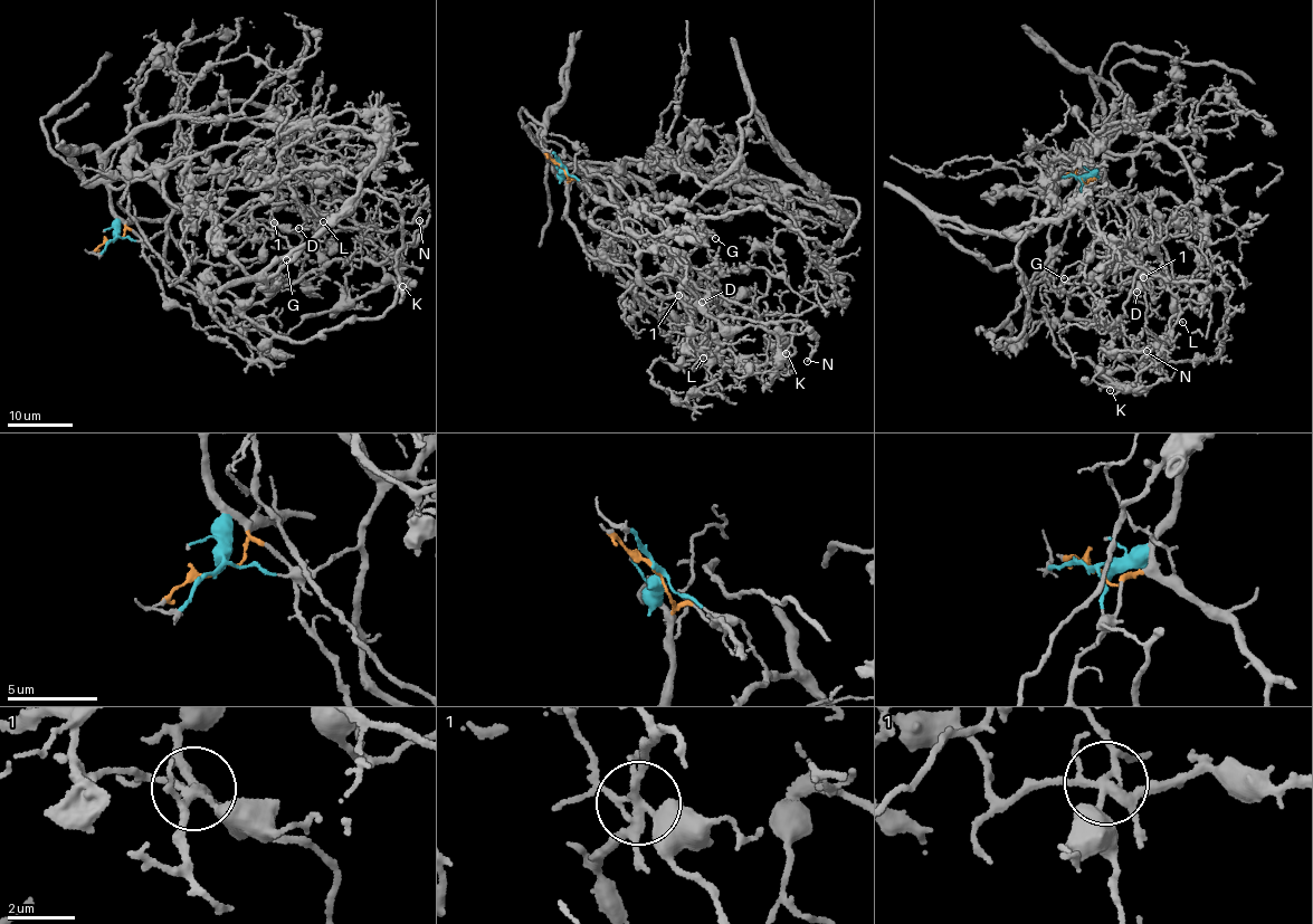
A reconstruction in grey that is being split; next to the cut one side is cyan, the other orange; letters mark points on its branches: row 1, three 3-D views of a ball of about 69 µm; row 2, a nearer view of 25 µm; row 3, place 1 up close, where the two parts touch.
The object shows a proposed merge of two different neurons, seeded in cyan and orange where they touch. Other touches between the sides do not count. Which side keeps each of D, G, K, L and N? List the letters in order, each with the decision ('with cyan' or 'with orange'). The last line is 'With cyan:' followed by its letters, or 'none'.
D: with orange
G: with cyan
K: with cyan
L: with cyan
N: with cyan
With cyan: G, K, L, N

